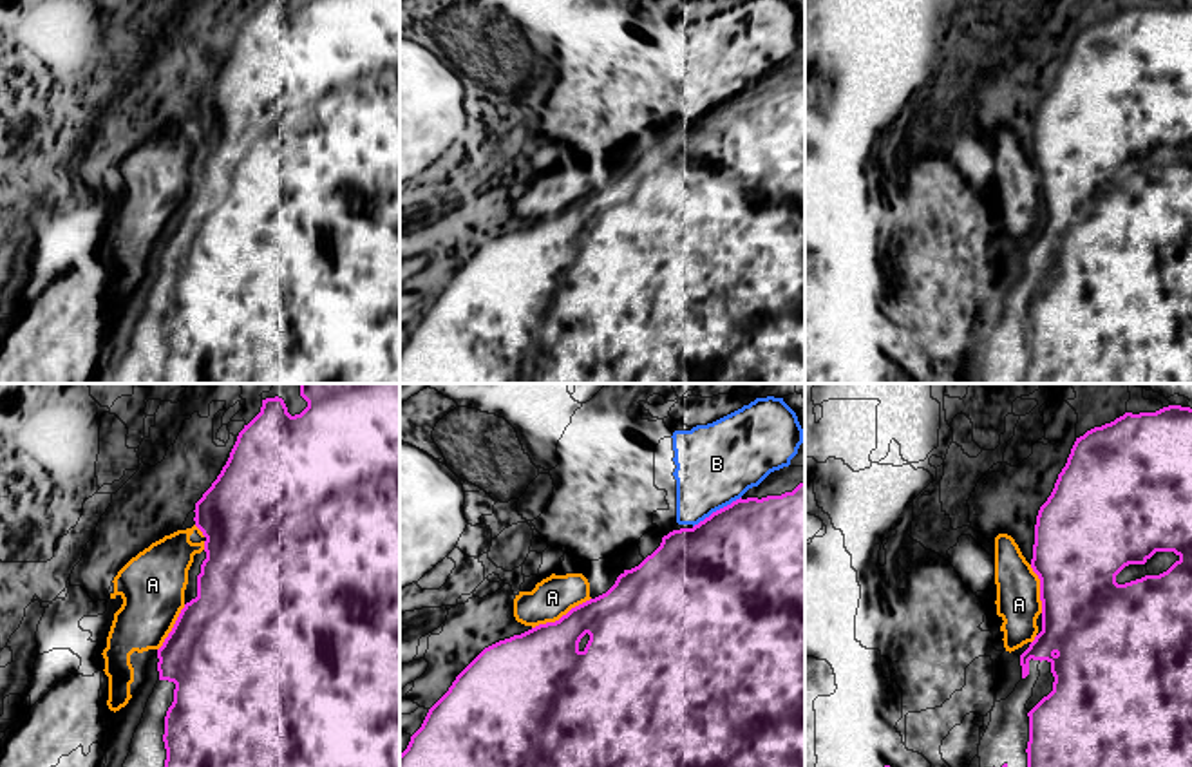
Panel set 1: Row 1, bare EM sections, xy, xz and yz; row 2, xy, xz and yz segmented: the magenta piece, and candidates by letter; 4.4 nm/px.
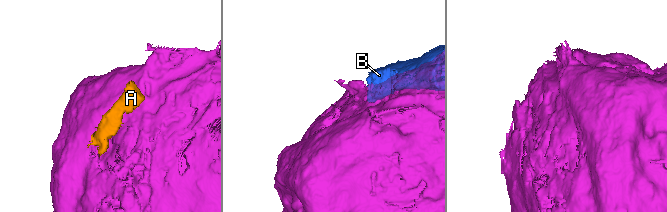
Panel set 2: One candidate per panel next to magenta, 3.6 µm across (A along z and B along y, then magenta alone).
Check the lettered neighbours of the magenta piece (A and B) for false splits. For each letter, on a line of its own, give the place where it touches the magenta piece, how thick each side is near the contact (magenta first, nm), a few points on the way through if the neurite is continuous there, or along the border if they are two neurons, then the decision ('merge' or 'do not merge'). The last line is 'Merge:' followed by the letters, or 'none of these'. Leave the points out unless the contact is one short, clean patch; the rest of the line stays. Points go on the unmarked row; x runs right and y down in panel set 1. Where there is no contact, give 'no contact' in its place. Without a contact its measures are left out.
A: contact xz (563, 210); calibres 360 and 180 nm; do not merge
B: contact xz (717, 105); calibres 500 and 360 nm; do not merge
Merge: none of these

